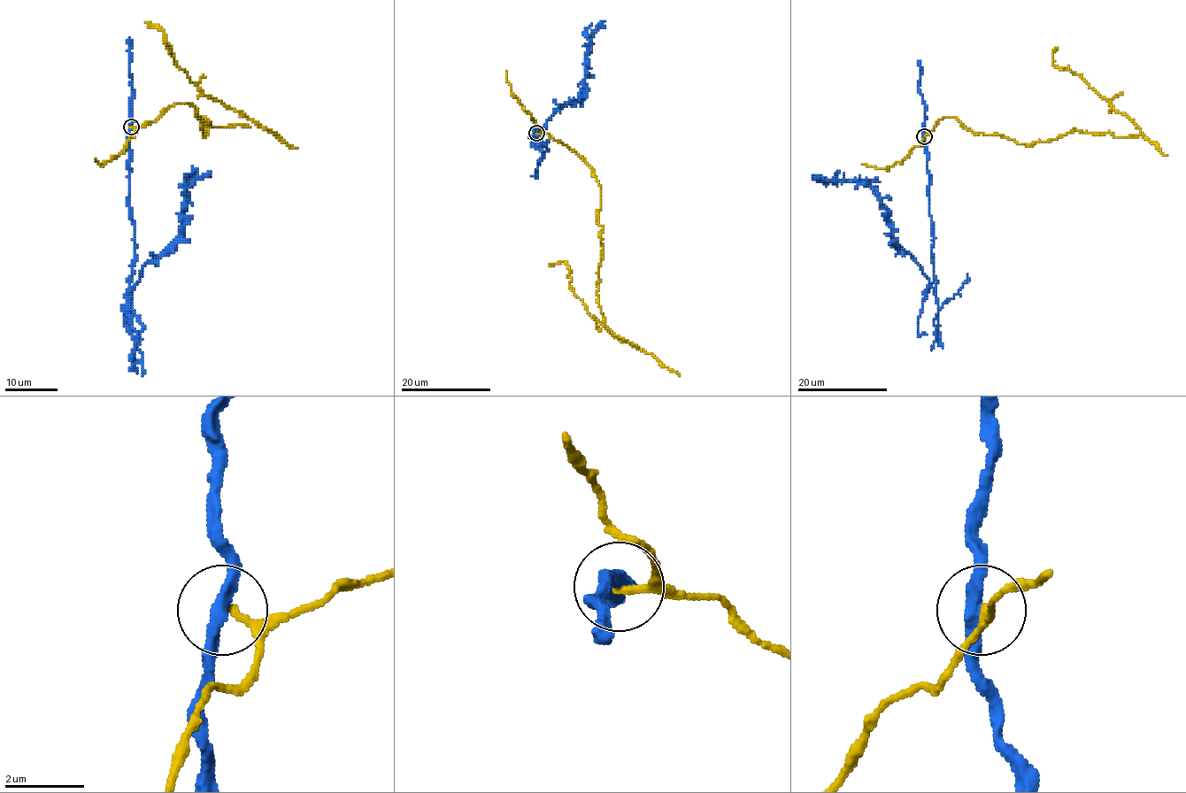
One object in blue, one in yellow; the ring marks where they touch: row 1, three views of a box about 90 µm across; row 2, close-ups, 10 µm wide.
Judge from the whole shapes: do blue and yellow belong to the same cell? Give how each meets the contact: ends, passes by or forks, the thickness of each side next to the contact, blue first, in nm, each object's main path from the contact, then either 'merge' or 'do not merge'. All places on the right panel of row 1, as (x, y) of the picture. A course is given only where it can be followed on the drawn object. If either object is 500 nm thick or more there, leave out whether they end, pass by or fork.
blue passes by; yellow ends; calibres 320 and 180 nm; course blue (924, 136), (929, 175), (934, 287), (916, 261), (895, 241), (888, 209), (869, 186), (816, 181), (812, 175); course yellow (924, 136), (946, 116), (974, 133), (1018, 144), (1071, 131), (1142, 134), (1076, 73), (1053, 64), (1058, 47); do not merge

